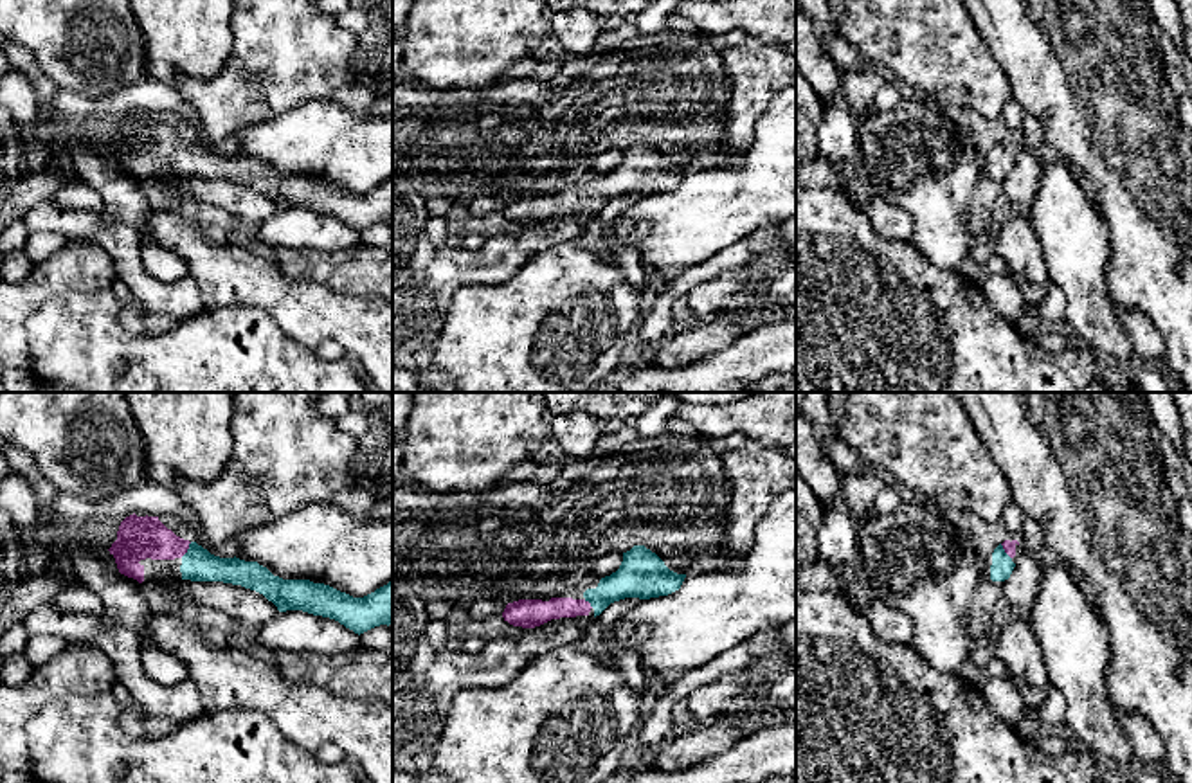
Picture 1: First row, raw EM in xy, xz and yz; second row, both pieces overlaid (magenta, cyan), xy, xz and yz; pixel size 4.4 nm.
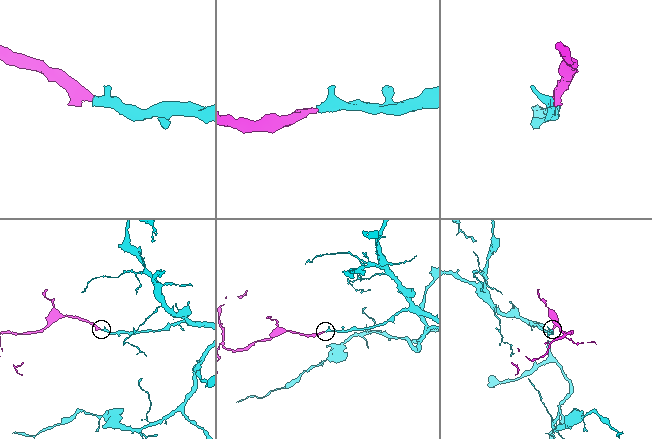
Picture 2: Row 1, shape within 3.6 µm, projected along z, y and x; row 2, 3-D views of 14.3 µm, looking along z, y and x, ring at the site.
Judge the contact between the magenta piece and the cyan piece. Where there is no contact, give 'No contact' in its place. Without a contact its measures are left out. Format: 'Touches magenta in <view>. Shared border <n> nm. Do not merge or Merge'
Touches magenta in xy. Shared border 90 nm. Merge

